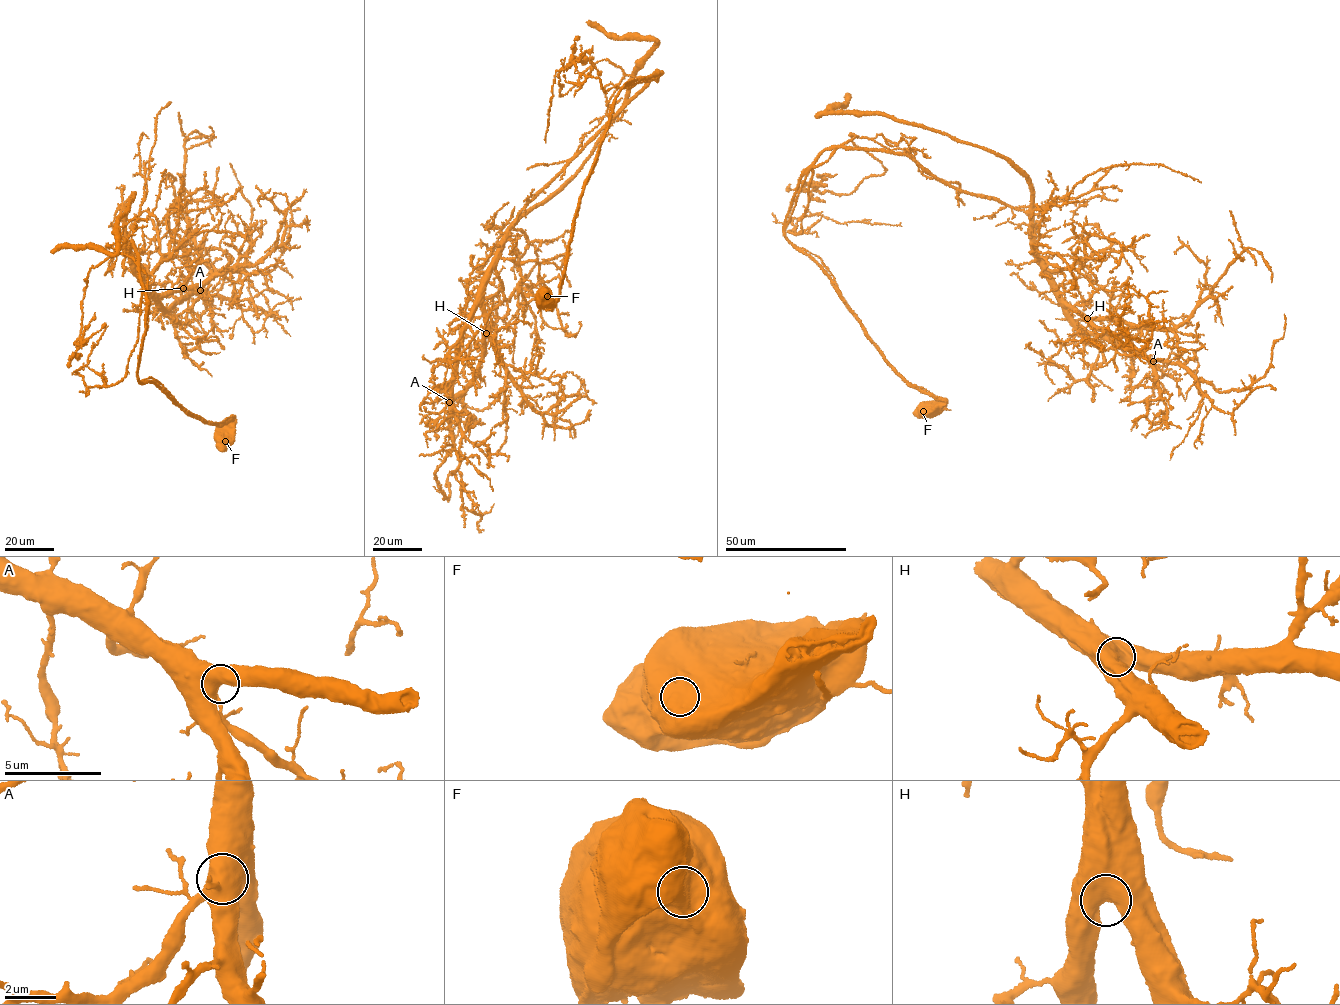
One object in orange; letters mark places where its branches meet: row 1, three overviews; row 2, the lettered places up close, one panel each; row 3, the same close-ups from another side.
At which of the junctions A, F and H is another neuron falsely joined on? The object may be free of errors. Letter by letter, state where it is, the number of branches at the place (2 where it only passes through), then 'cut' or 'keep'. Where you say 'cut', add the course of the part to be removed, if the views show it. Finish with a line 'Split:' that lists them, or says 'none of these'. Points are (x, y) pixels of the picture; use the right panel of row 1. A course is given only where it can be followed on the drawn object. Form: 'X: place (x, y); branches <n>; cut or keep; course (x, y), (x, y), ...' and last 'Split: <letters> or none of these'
A: place (1153, 361); branches 1; keep
F: place (923, 411); branches 1; keep
H: place (1087, 318); branches 1; keep
Split: none of these

